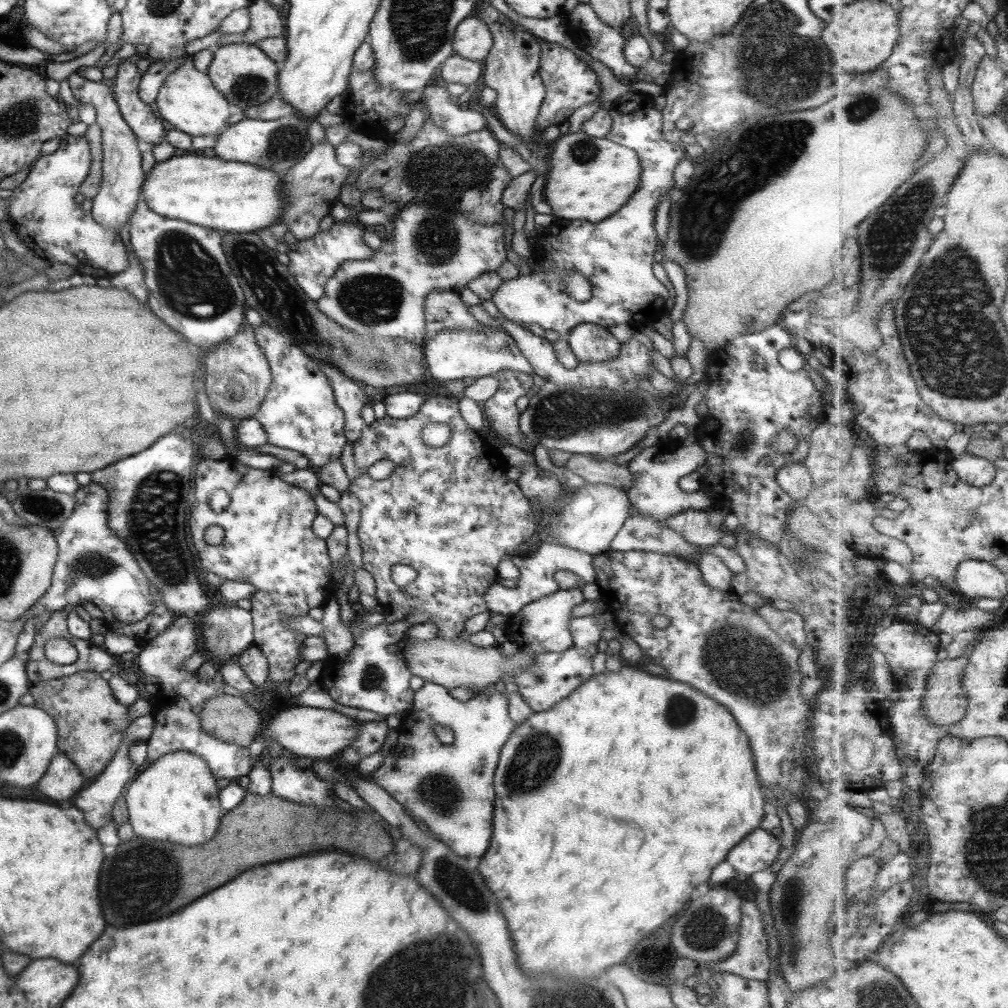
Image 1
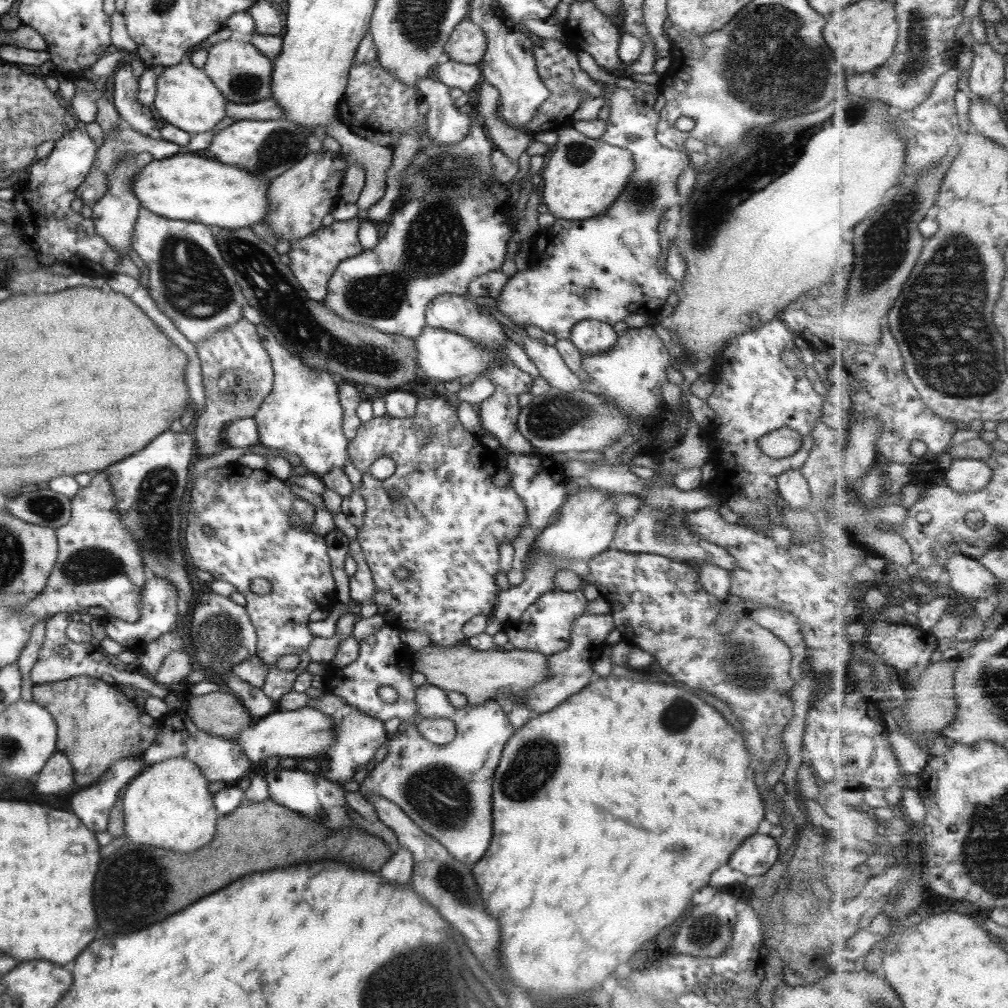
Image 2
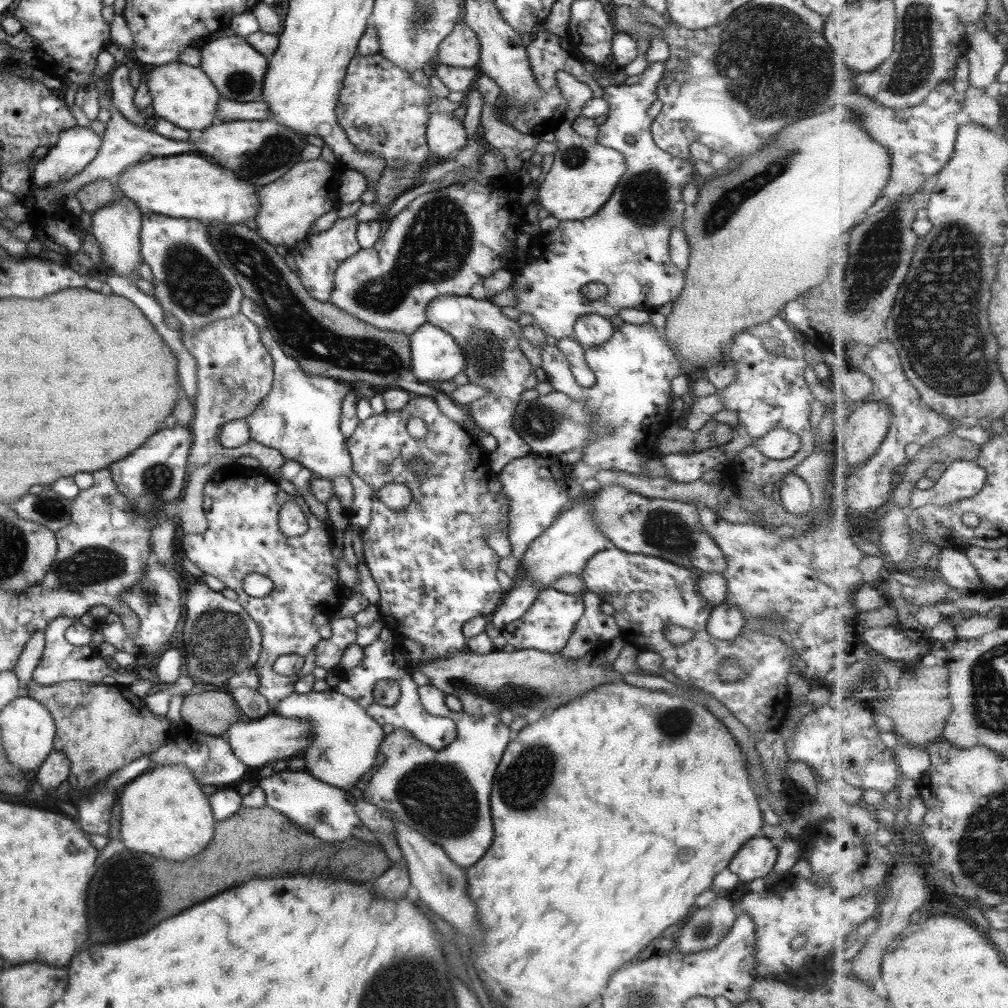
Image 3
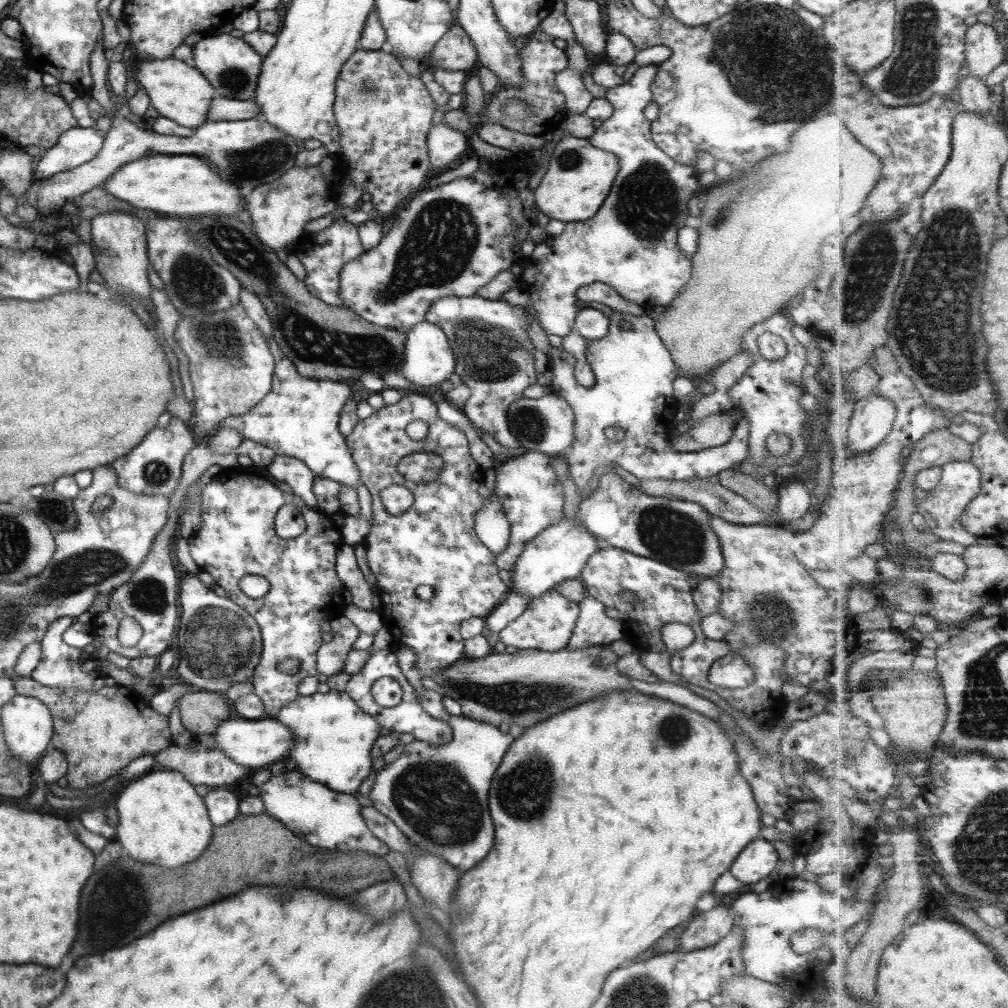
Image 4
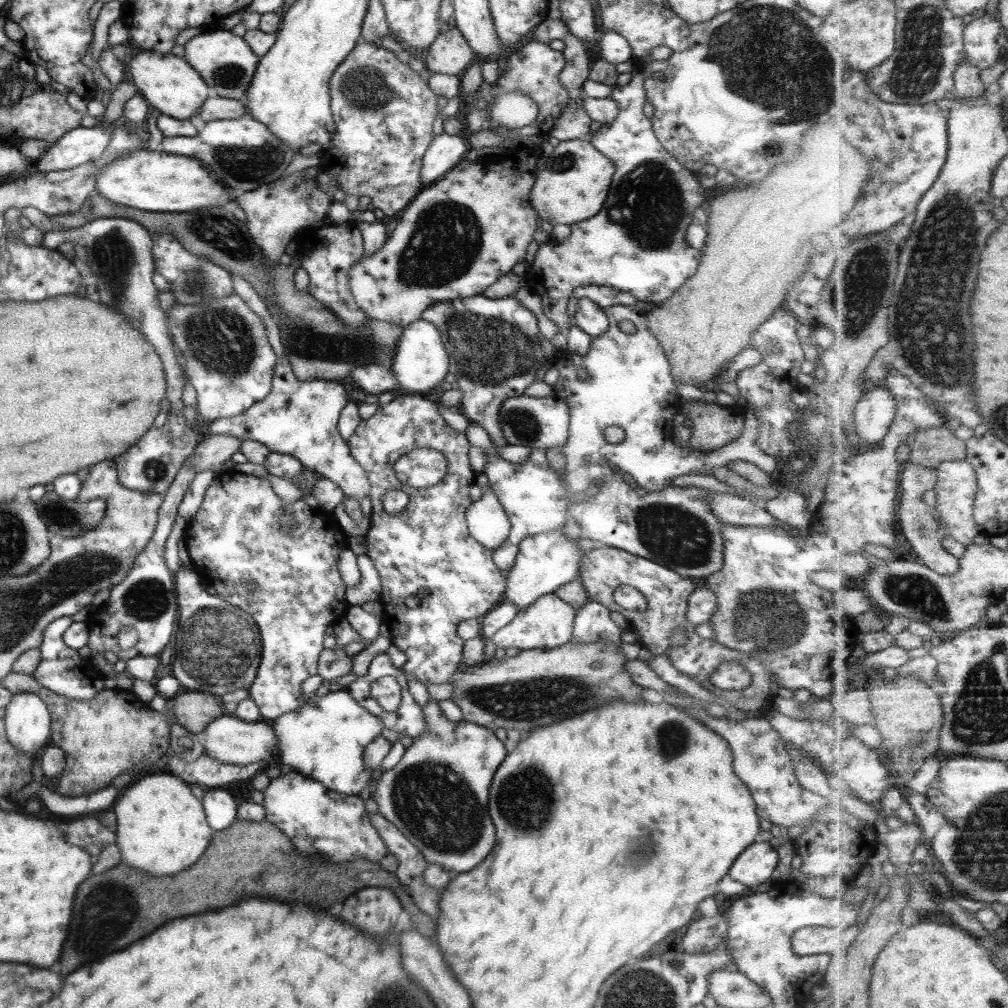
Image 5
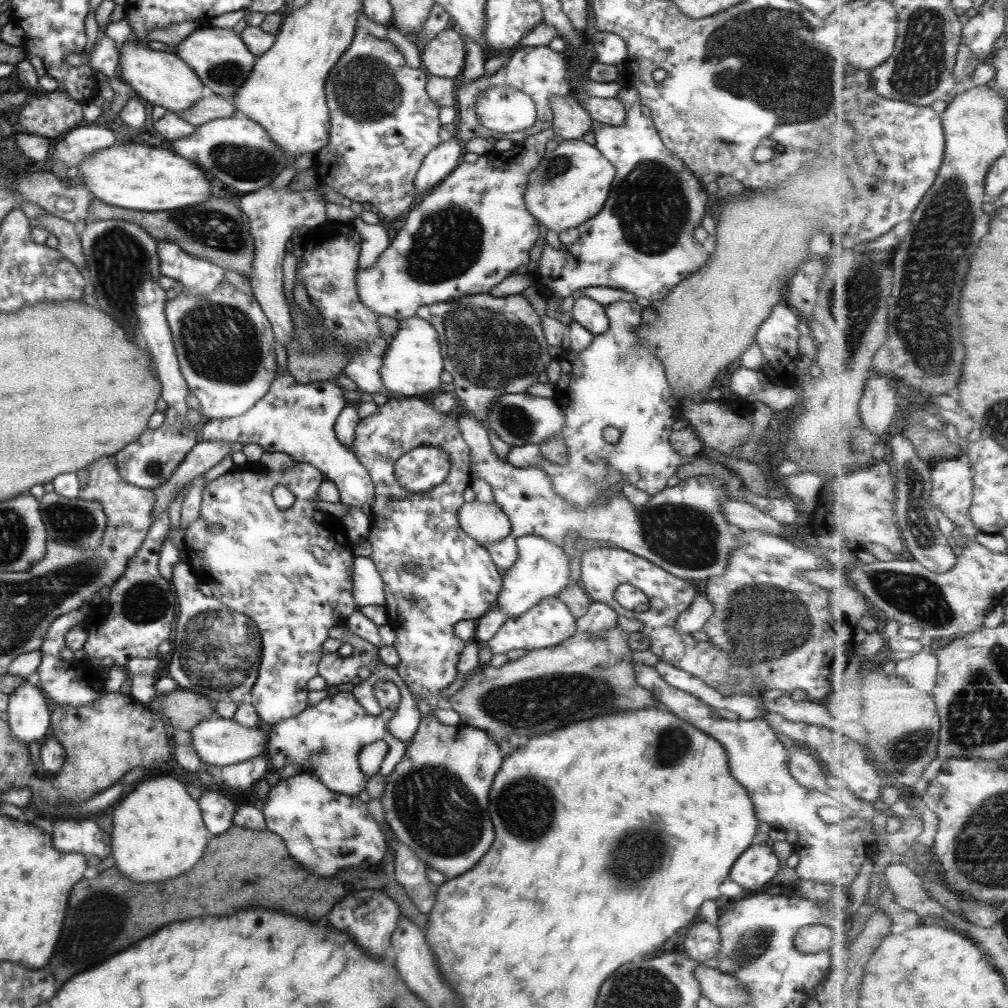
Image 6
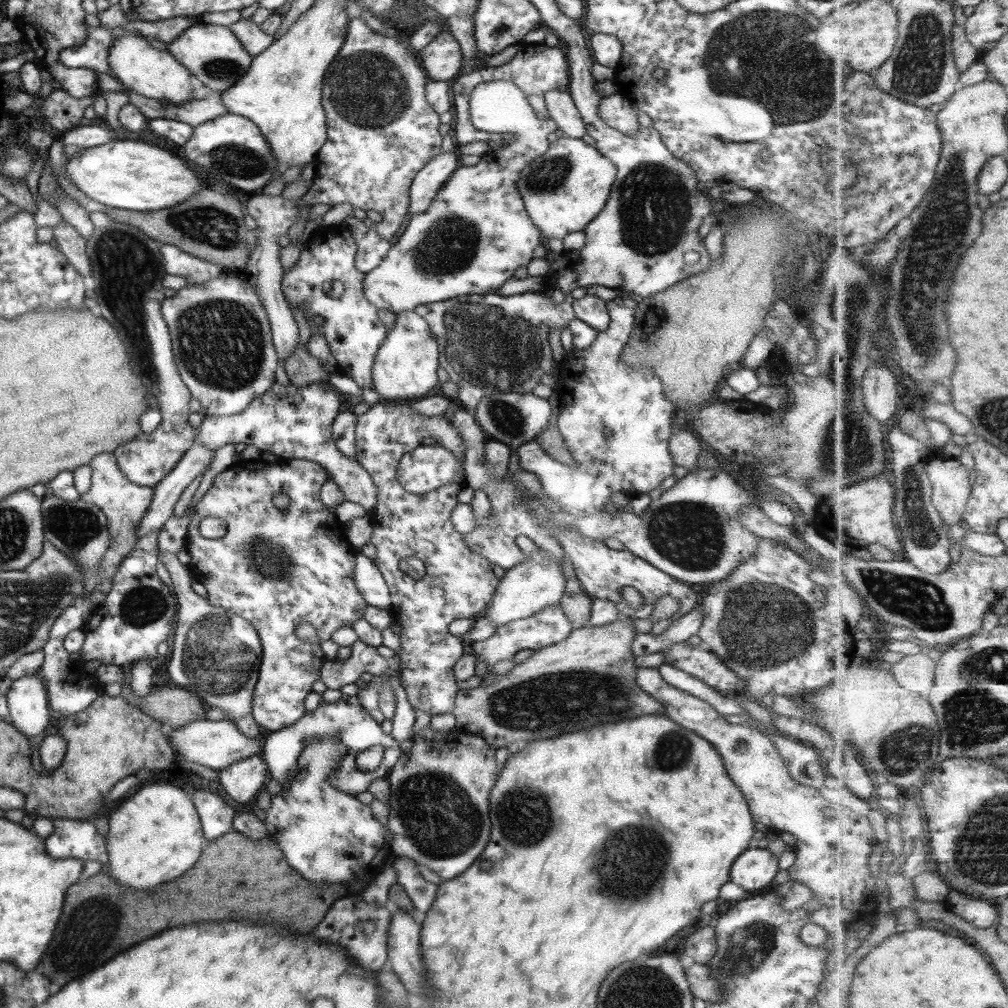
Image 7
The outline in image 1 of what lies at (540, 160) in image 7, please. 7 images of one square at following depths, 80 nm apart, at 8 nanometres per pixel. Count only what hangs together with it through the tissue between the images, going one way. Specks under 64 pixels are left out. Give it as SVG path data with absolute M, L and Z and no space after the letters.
M565 132L552 143L549 172L542 198L555 218L599 222L611 216L637 188L641 171L633 150L605 138L591 138L583 132Z

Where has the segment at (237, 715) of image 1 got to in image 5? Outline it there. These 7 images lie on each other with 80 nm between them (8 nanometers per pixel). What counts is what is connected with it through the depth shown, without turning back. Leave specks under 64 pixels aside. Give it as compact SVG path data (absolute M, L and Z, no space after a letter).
M181 691L173 697L173 716L175 722L185 728L192 736L222 714L219 698L203 692Z

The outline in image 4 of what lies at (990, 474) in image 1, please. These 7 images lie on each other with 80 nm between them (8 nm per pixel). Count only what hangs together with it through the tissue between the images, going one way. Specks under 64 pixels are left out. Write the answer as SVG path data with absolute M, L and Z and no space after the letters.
M956 460L943 467L941 480L933 490L929 490L924 501L917 504L933 525L933 533L941 539L953 540L968 547L977 544L983 539L971 534L960 521L976 496L981 492L982 480L979 468L970 461Z

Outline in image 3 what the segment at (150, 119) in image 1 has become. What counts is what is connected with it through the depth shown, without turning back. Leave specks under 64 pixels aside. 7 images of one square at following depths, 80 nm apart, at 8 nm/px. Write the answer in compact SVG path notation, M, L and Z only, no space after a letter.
M116 64L111 71L111 100L112 105L129 121L139 128L145 128L147 118L143 112L135 108L132 96L135 88L132 88L128 79L129 68L125 65Z

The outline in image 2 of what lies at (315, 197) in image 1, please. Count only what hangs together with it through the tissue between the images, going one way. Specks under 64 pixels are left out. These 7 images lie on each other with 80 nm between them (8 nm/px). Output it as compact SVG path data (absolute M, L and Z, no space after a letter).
M321 150L307 154L298 164L269 181L267 212L262 222L271 228L276 240L283 238L291 243L322 227L321 218L339 201L339 186L347 167L339 153Z

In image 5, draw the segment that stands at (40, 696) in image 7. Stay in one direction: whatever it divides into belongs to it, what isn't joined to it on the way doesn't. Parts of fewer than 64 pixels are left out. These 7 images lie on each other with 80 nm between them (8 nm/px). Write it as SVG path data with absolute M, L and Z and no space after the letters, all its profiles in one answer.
M14 693L4 708L3 722L7 742L15 750L35 754L49 744L50 714L35 693Z

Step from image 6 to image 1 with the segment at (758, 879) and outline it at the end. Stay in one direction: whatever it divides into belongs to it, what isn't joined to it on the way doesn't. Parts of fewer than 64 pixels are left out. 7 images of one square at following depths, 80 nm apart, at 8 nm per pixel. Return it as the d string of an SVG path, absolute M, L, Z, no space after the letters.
M757 828L729 850L729 854L727 854L725 862L728 862L735 872L749 876L749 874L759 872L771 865L776 860L775 856L777 856L777 852L780 851L779 847L779 838L771 835L770 831Z

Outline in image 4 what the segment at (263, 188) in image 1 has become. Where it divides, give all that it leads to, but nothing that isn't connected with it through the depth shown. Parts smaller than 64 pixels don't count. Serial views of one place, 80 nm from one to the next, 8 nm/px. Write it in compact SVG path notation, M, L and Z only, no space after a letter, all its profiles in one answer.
M159 155L137 158L119 166L102 182L103 191L115 199L128 203L141 211L167 216L199 216L199 214L223 214L231 216L237 210L245 210L243 198L231 182L217 178L204 161L190 155Z

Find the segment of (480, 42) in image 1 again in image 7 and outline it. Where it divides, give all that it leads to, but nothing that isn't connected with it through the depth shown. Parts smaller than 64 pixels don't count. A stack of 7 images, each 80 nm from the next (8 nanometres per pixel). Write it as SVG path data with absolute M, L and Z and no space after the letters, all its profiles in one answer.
M445 29L438 32L416 58L428 80L447 81L462 72L460 46Z

